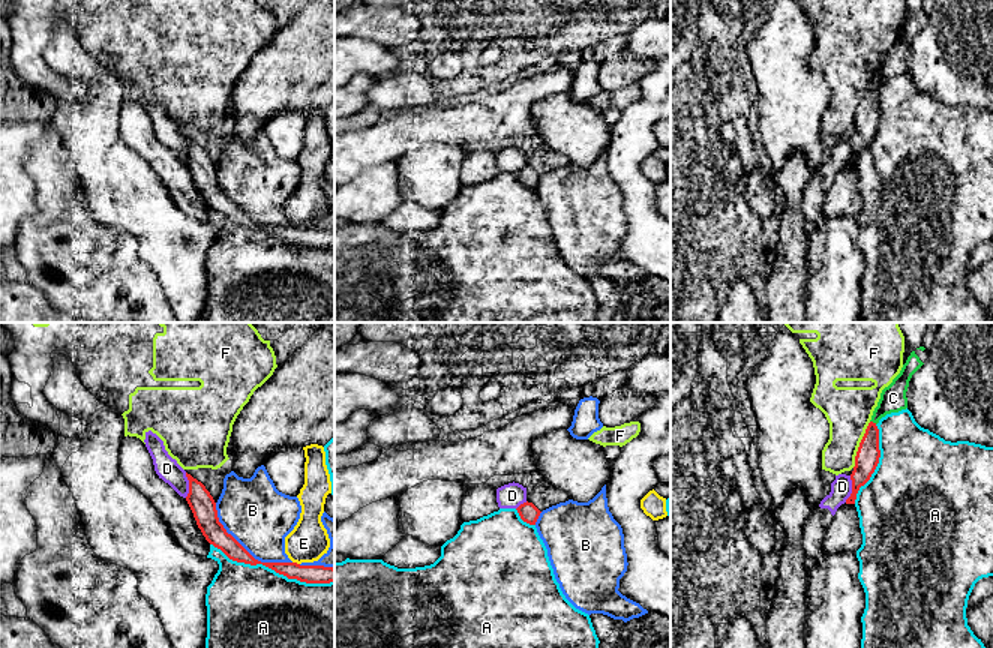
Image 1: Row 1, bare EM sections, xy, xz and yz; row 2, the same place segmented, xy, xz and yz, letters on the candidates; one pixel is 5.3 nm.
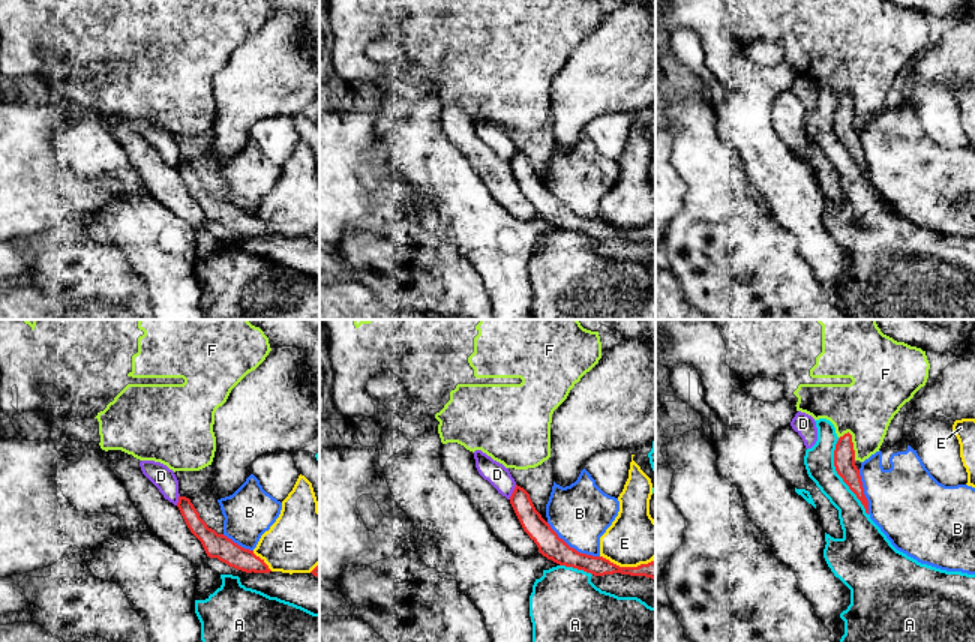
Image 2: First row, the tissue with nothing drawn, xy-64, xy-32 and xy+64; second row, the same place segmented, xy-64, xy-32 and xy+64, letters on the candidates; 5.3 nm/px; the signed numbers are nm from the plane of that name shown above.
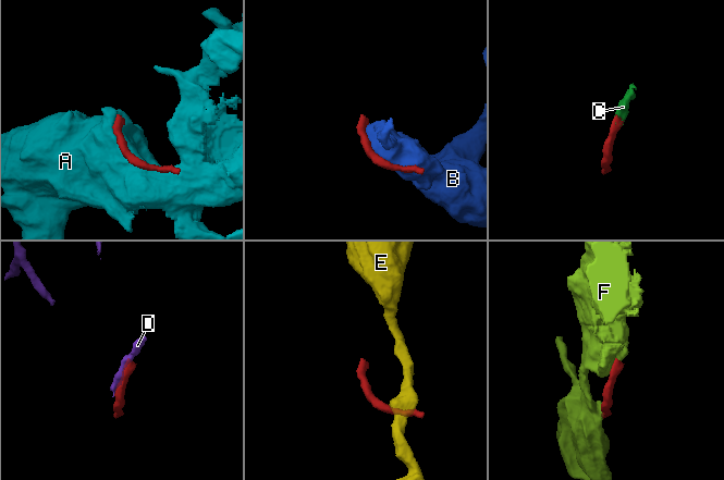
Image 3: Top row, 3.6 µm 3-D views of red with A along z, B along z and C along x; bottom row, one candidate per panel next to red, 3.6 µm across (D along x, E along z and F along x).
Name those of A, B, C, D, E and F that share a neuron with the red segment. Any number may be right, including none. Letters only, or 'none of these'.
C

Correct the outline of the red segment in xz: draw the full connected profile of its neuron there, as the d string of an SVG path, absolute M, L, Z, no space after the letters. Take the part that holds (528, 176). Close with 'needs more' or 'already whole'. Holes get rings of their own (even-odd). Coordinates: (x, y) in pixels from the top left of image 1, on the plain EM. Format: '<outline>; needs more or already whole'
M528 165L520 168L516 174L518 174L520 183L530 189L536 189L538 180L542 177L532 166L528 166Z; already whole

